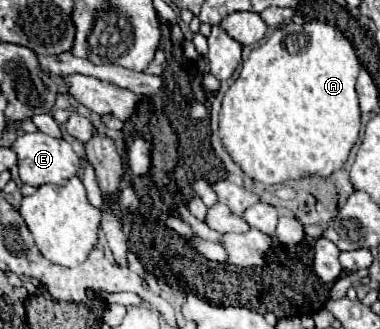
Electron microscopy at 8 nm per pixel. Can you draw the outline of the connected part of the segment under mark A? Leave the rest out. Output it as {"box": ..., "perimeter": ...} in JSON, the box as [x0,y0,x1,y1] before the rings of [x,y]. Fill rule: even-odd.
{"box":[219,21,361,185],"perimeter":[[[319,21],[277,27],[263,45],[249,53],[239,77],[223,97],[219,113],[219,137],[223,147],[245,175],[259,183],[277,185],[309,175],[329,177],[345,165],[351,147],[359,139],[361,109],[355,93],[359,69],[361,63],[351,41],[335,27]]]}

